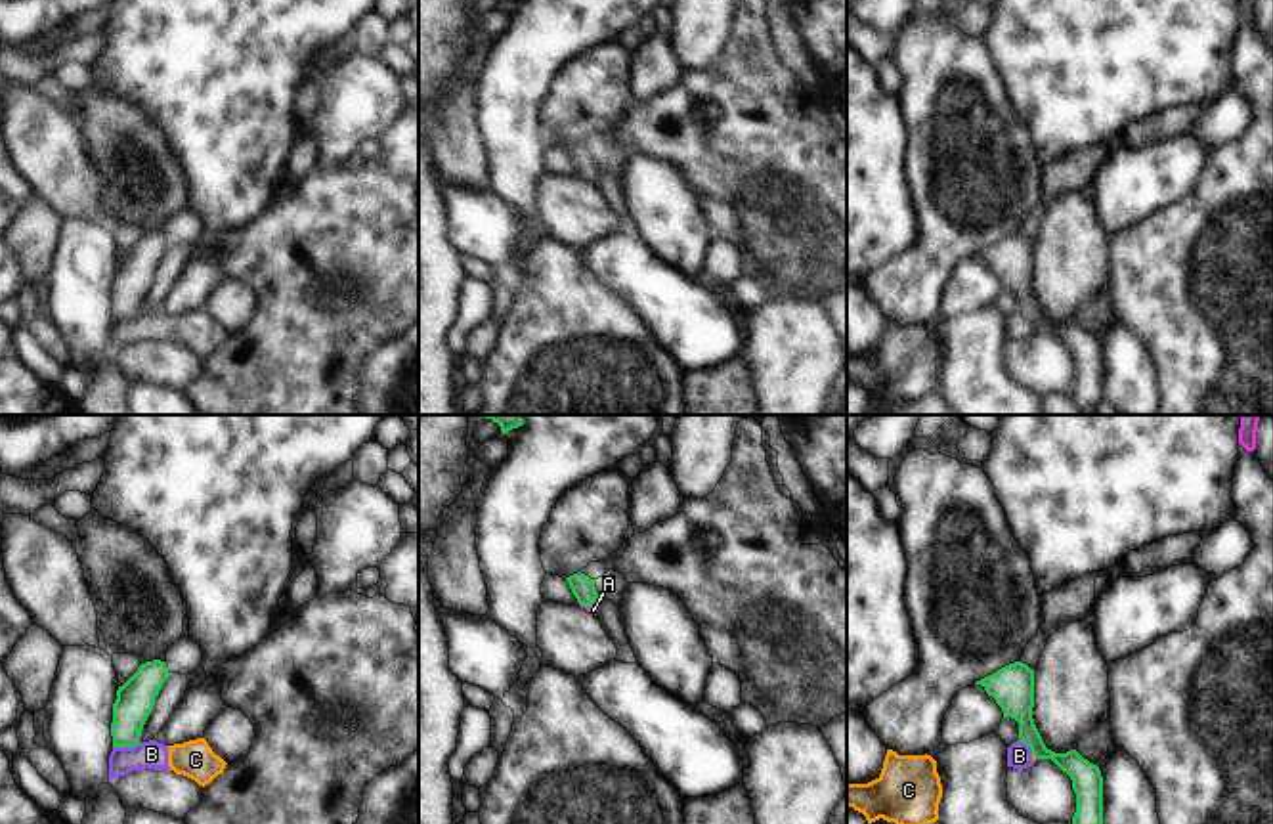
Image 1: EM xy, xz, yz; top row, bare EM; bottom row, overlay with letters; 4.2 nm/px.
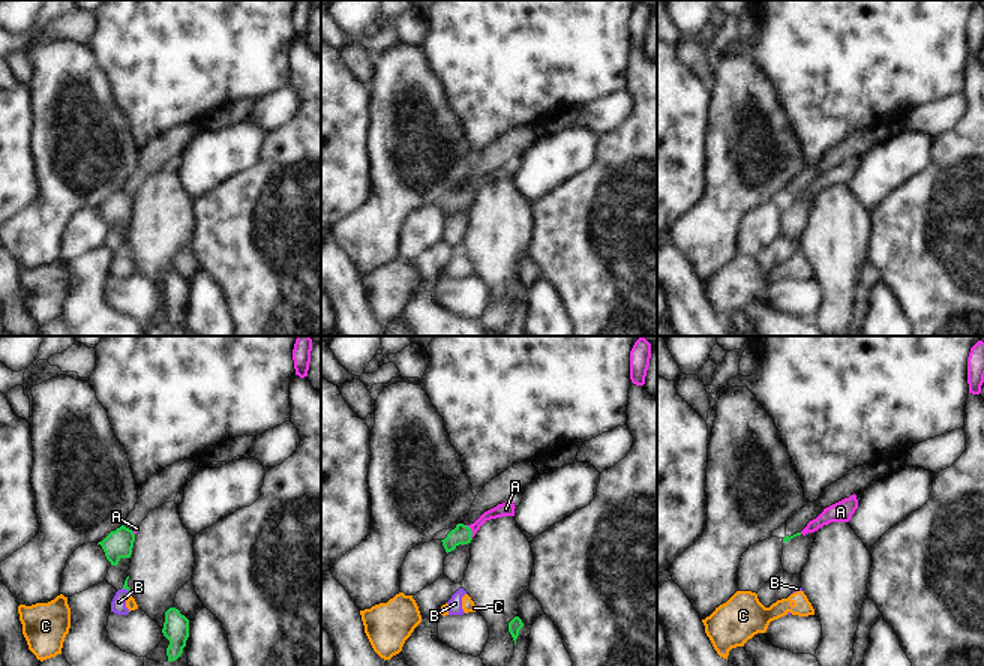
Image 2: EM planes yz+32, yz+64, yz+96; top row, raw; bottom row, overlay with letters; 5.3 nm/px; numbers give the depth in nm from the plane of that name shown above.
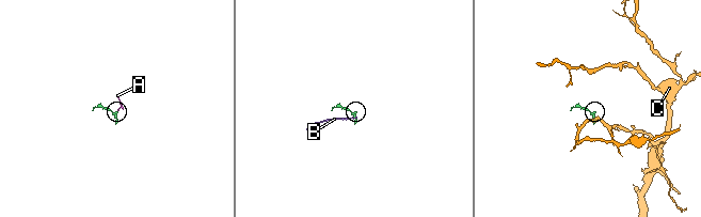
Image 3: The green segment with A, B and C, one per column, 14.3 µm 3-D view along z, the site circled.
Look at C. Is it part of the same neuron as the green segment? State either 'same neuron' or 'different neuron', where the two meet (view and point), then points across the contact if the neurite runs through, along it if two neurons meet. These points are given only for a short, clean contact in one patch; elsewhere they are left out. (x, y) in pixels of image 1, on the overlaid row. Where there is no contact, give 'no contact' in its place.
different neuron; meets green in yz at (1035, 756); border along yz (1033, 752), (1036, 758)

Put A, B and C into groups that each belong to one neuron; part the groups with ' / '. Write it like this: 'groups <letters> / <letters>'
groups A / B C

